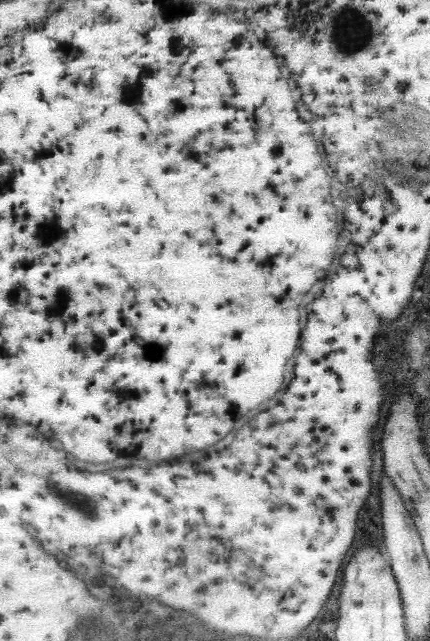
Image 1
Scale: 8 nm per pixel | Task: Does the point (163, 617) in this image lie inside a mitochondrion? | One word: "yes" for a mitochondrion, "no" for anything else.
yes

